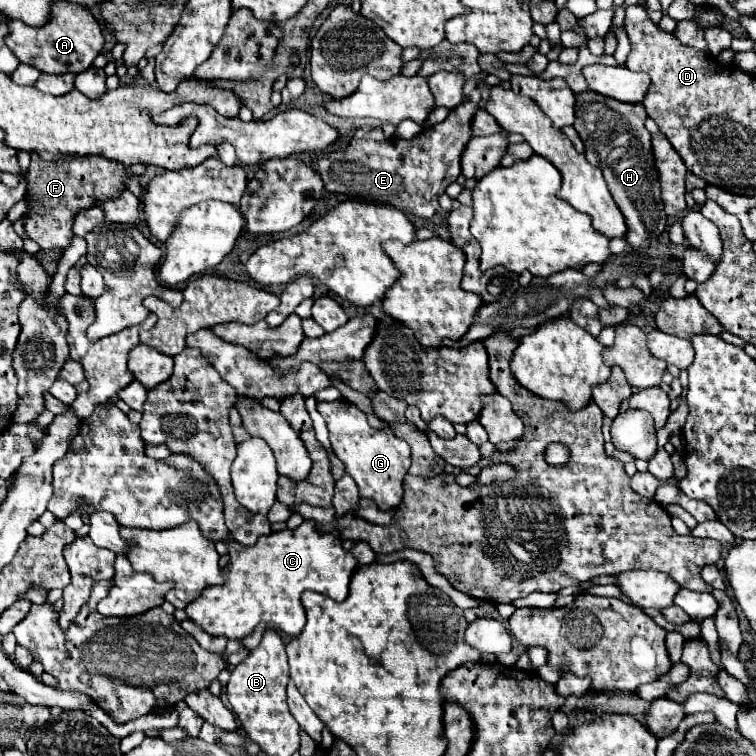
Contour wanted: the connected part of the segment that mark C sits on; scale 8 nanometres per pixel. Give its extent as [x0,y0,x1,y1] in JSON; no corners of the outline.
[185,522,357,640]

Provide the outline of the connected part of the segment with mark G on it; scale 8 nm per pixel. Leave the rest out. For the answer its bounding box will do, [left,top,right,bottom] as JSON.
[317,402,411,510]

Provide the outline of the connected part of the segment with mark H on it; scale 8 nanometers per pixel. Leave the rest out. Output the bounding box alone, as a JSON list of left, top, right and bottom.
[573,90,667,248]

